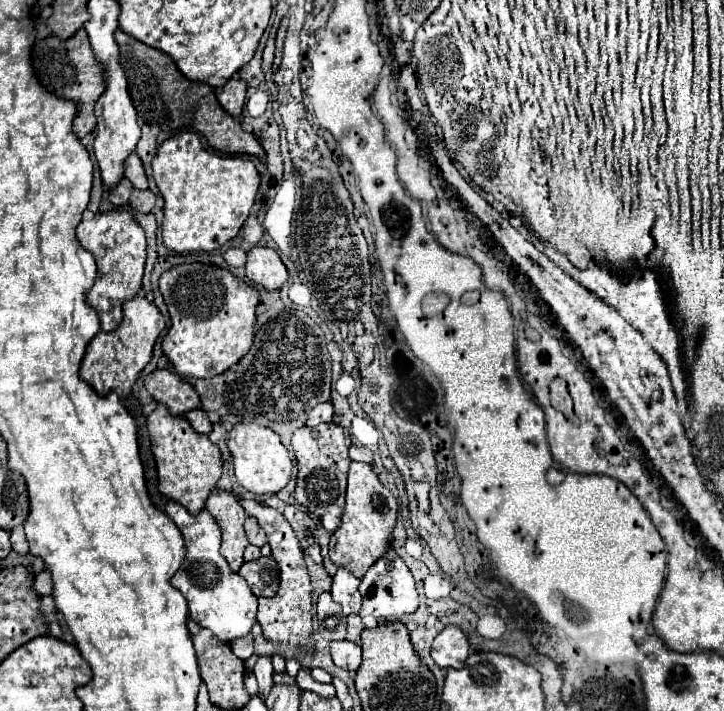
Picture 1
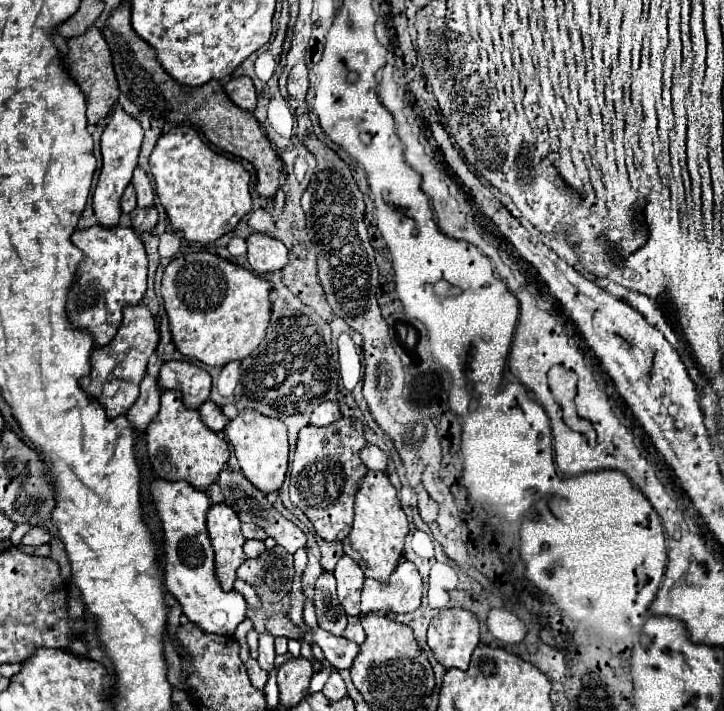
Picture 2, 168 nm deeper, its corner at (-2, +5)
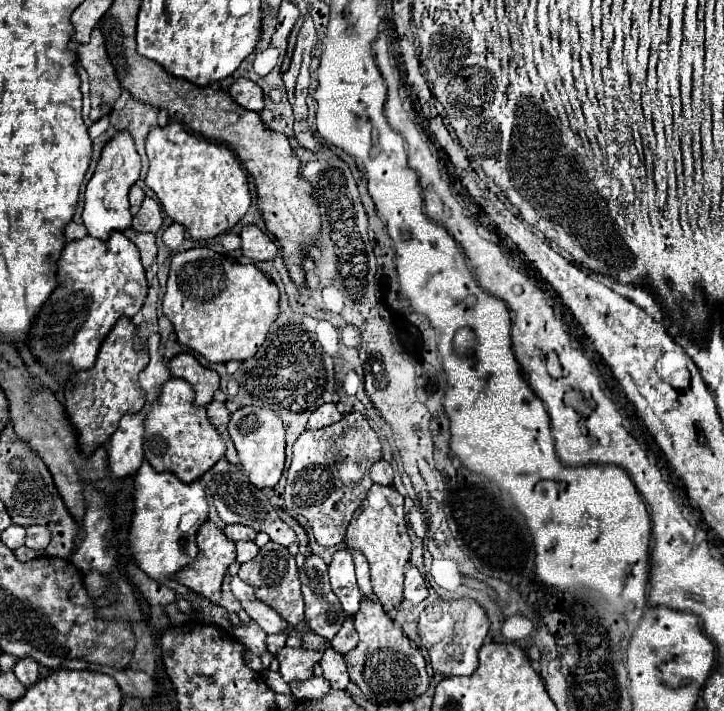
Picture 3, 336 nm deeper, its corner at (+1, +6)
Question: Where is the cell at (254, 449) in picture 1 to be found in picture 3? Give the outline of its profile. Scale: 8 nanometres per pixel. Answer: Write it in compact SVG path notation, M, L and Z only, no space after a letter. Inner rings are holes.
M242 407L230 415L228 433L236 445L240 465L248 473L250 483L260 489L276 487L284 469L284 425L280 417L276 417L270 409Z

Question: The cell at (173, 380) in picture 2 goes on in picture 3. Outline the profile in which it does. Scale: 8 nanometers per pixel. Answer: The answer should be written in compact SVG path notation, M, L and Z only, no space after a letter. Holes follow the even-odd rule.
M180 353L174 359L170 359L168 369L170 369L172 377L180 377L192 385L192 389L196 393L194 403L198 407L204 407L212 401L212 395L218 389L218 381L220 381L216 371L202 367L198 363L198 359L190 353Z

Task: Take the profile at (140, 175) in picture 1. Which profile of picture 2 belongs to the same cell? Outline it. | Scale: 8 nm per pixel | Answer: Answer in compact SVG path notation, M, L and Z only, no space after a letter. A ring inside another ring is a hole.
M141 168L135 170L131 184L135 186L135 192L137 192L137 206L139 208L151 208L155 194L153 194L153 188L151 188L151 182L149 182L147 174Z

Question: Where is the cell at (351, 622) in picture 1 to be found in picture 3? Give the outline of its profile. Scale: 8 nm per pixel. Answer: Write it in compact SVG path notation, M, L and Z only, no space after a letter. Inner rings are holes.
M346 617L342 629L336 633L336 637L330 641L332 647L340 653L348 653L350 649L354 649L358 645L358 633L354 629L354 623L350 617Z

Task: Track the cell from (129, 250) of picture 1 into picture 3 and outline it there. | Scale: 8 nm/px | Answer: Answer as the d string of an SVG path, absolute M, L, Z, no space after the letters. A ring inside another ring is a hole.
M112 231L106 241L96 239L92 235L86 235L84 239L70 241L62 257L58 261L58 287L42 307L42 311L36 315L36 321L28 333L28 345L32 355L46 367L52 363L68 363L74 369L90 369L96 361L100 343L104 337L110 333L114 323L126 315L134 317L148 293L146 285L146 275L144 275L144 265L140 261L140 253L136 245L122 233L122 231Z

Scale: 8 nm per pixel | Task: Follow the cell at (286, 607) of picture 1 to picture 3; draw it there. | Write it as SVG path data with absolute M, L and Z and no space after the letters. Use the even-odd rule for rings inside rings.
M220 459L208 473L204 473L202 479L206 481L206 487L212 491L214 507L226 525L228 523L242 523L242 525L248 525L256 531L264 531L264 533L268 533L268 537L274 543L280 543L284 547L288 547L290 543L296 541L296 533L278 517L270 499L264 495L264 491L254 487L248 481L246 473L238 465L232 465L226 459Z

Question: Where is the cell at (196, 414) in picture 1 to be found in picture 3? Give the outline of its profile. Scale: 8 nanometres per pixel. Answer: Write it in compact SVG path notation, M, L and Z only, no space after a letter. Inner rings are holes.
M212 401L208 407L206 407L206 413L208 413L208 419L210 423L218 429L222 425L228 425L228 419L230 419L230 411L226 409L224 403L218 403L218 401Z

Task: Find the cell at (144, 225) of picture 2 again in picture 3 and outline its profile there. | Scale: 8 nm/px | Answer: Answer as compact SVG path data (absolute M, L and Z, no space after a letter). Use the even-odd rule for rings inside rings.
M134 227L126 229L124 235L136 243L136 247L140 249L140 255L142 255L142 265L148 269L156 257L156 241L154 241L154 233L142 233L142 231L136 231Z

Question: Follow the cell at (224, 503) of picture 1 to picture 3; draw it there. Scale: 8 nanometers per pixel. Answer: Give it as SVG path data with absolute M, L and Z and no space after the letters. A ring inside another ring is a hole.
M204 521L200 531L198 531L198 557L192 565L188 565L188 569L182 569L178 573L178 581L182 585L186 585L188 589L192 589L194 593L200 593L204 597L208 597L212 603L218 603L220 601L220 587L222 587L222 579L228 571L228 567L236 561L236 545L234 541L230 541L224 533L224 529L220 529L218 525L214 525L212 521Z

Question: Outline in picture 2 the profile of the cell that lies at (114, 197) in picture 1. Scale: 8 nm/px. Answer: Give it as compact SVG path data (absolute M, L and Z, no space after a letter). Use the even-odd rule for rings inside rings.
M131 184L125 188L125 194L121 198L121 208L123 208L125 214L129 214L135 208L135 190L133 190Z

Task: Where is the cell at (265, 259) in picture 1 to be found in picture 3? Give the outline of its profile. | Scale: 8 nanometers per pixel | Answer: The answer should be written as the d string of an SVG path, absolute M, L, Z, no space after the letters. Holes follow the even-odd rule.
M246 225L240 233L242 237L242 253L252 261L272 261L278 255L276 243L260 231L256 225Z

